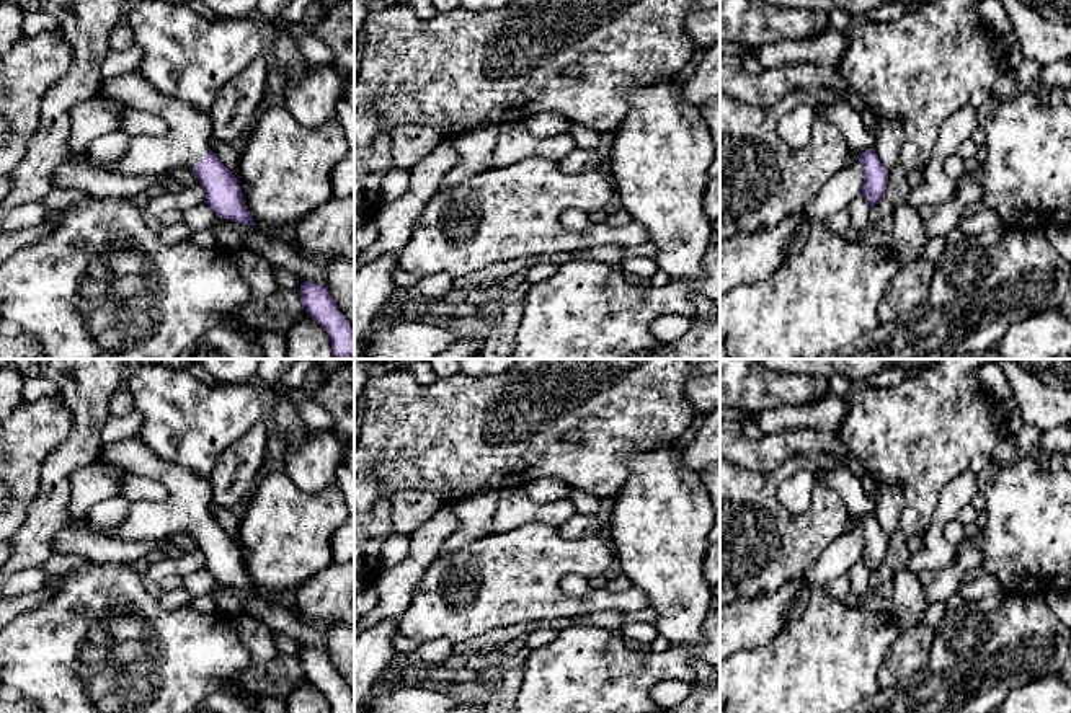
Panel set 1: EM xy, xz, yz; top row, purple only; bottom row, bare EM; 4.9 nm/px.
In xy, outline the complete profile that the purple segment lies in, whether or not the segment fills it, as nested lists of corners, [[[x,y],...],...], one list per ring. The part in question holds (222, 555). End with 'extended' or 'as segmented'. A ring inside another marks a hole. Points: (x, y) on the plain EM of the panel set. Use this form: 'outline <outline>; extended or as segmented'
outline [[[137,434],[101,445],[100,455],[131,473],[160,481],[170,493],[165,503],[136,501],[127,520],[114,537],[127,540],[165,540],[176,529],[194,535],[207,569],[217,582],[243,591],[256,591],[245,571],[238,545],[212,517],[209,478],[160,460]]]; extended

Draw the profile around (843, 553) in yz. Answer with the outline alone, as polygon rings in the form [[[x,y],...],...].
[[[852,516],[852,527],[849,529],[849,532],[831,542],[816,560],[816,563],[810,566],[803,574],[807,586],[790,605],[785,628],[800,618],[800,615],[807,610],[810,597],[816,591],[823,589],[826,584],[838,579],[839,576],[849,574],[849,569],[859,560],[862,560],[862,553],[864,534],[860,519]]]

